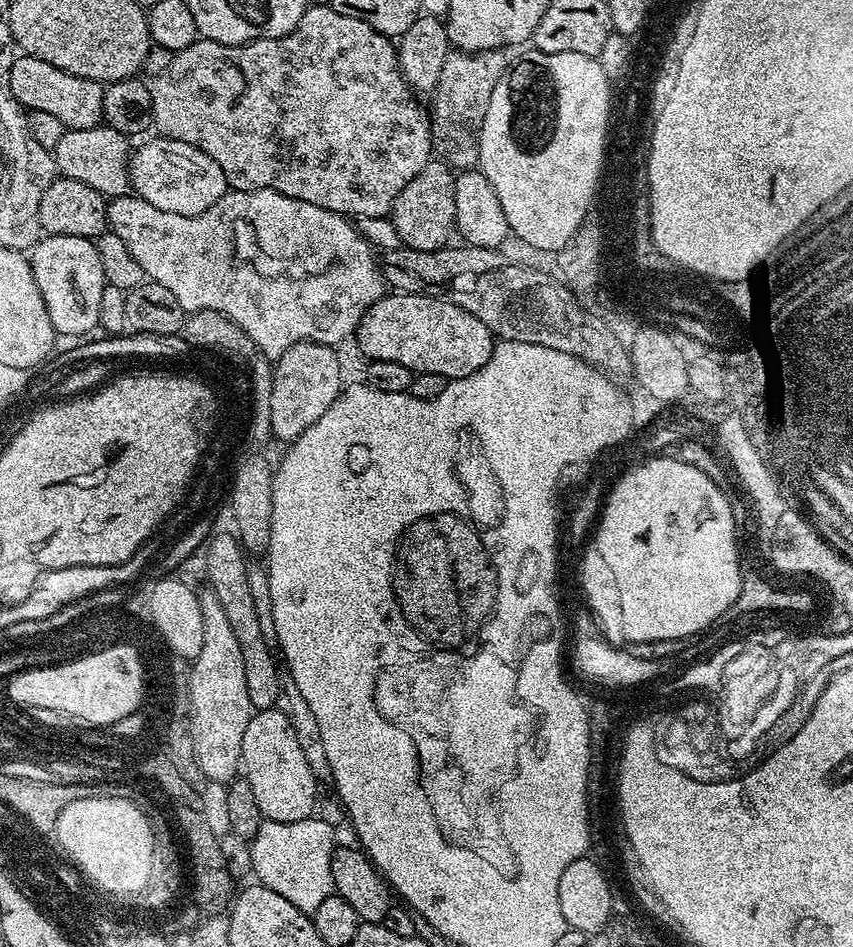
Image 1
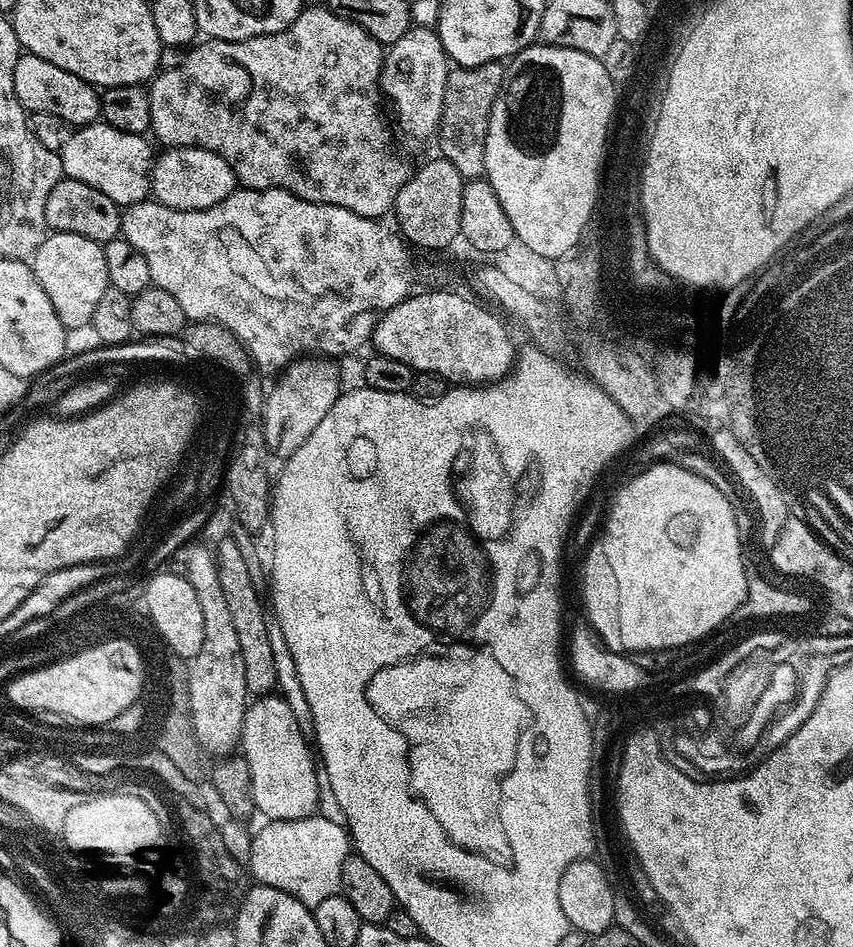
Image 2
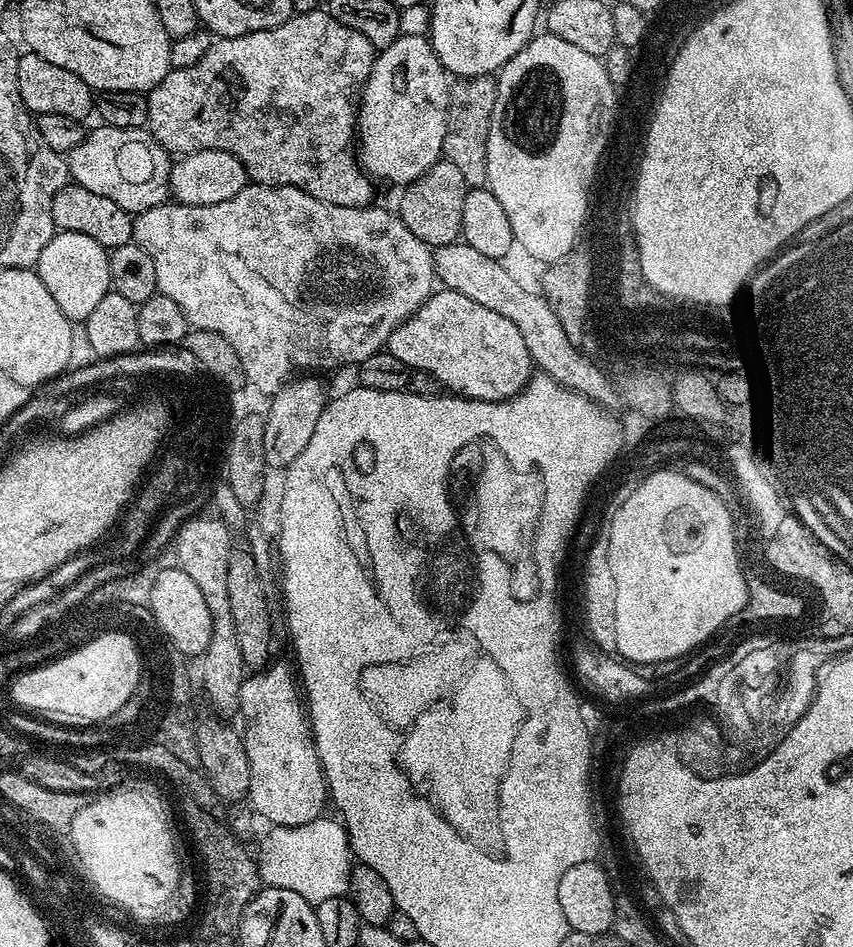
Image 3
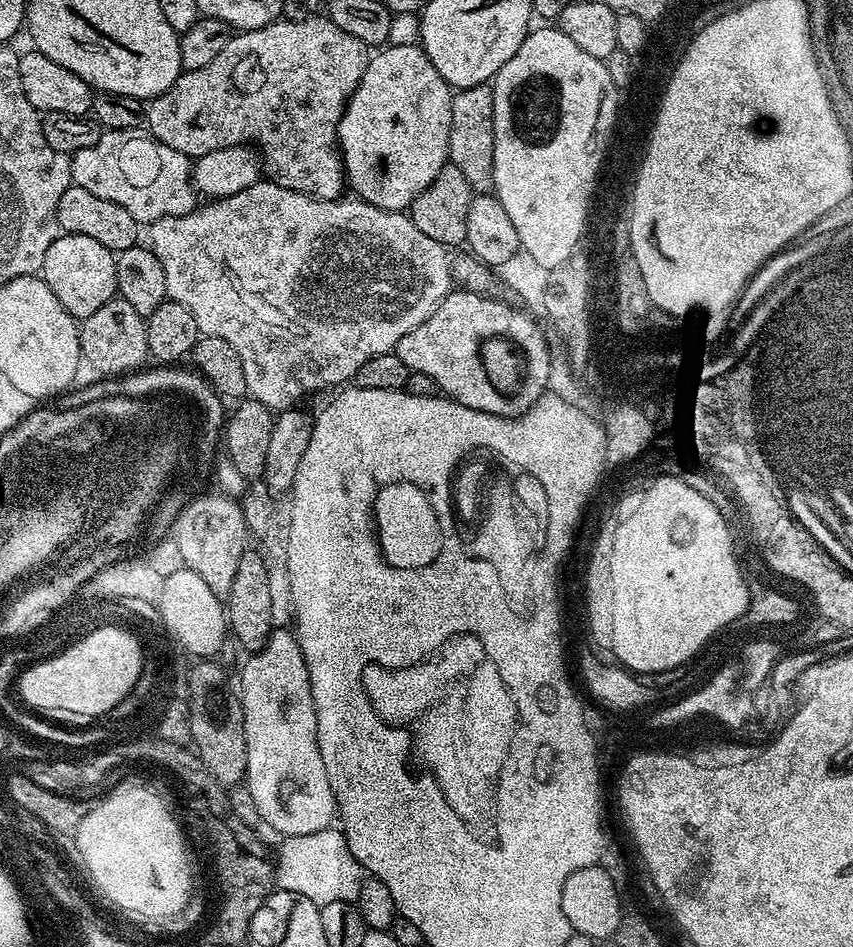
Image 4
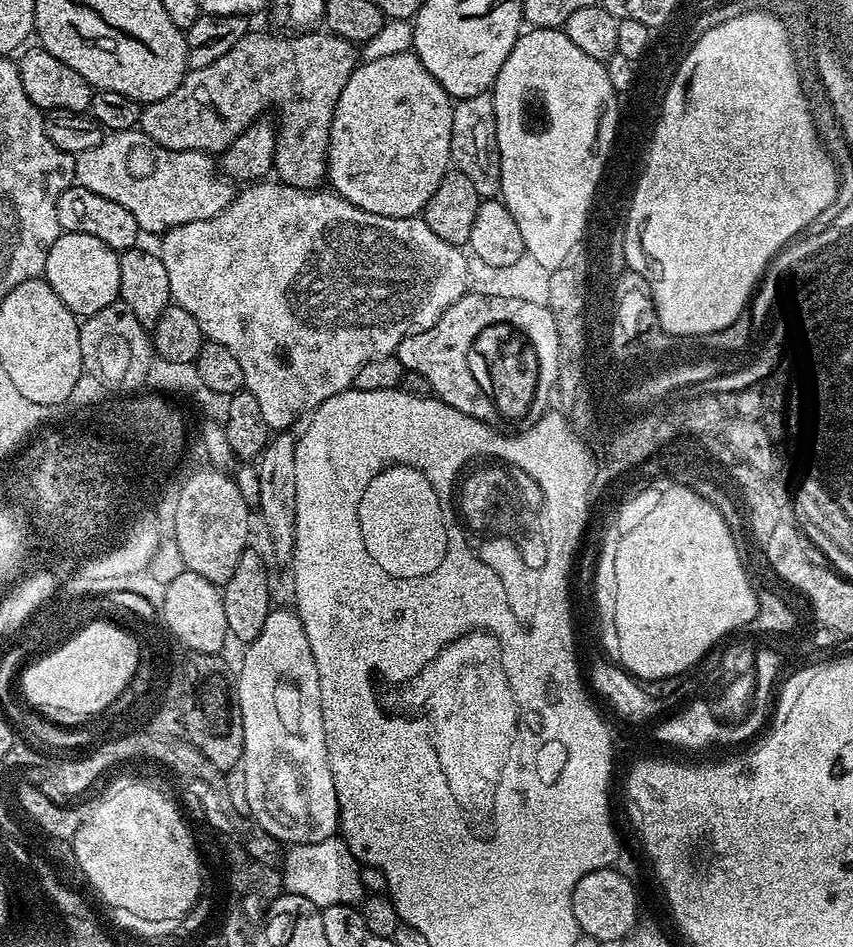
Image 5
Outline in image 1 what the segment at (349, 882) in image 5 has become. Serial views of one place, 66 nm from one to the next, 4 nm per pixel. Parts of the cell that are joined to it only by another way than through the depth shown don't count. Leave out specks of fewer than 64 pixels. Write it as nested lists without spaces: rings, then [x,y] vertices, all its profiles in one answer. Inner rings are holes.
[[[309,818],[298,822],[274,822],[264,820],[255,836],[251,837],[252,876],[265,884],[274,894],[282,894],[286,902],[298,906],[298,910],[314,913],[326,898],[334,895],[332,853],[338,847],[332,828],[324,820]]]

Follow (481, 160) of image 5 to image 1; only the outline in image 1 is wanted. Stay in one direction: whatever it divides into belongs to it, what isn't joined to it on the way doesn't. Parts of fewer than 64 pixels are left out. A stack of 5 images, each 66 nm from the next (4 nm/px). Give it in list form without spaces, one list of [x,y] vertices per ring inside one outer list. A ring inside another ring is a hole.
[[[491,48],[485,52],[449,51],[446,62],[442,62],[442,74],[438,74],[438,82],[434,89],[436,101],[430,104],[430,119],[432,121],[432,146],[435,155],[453,170],[472,170],[480,162],[480,131],[486,118],[486,106],[490,106],[490,94],[494,94],[494,86],[504,76],[503,51]]]

